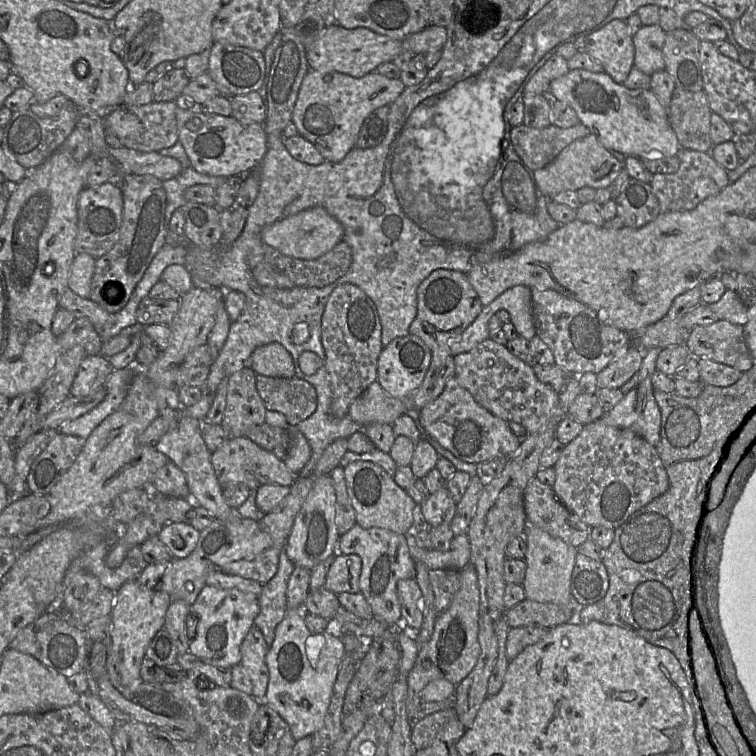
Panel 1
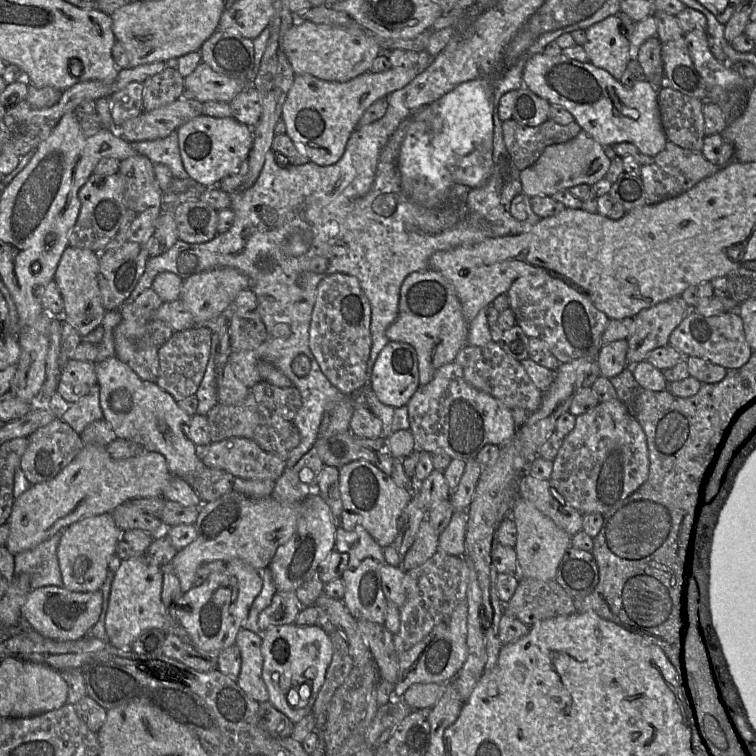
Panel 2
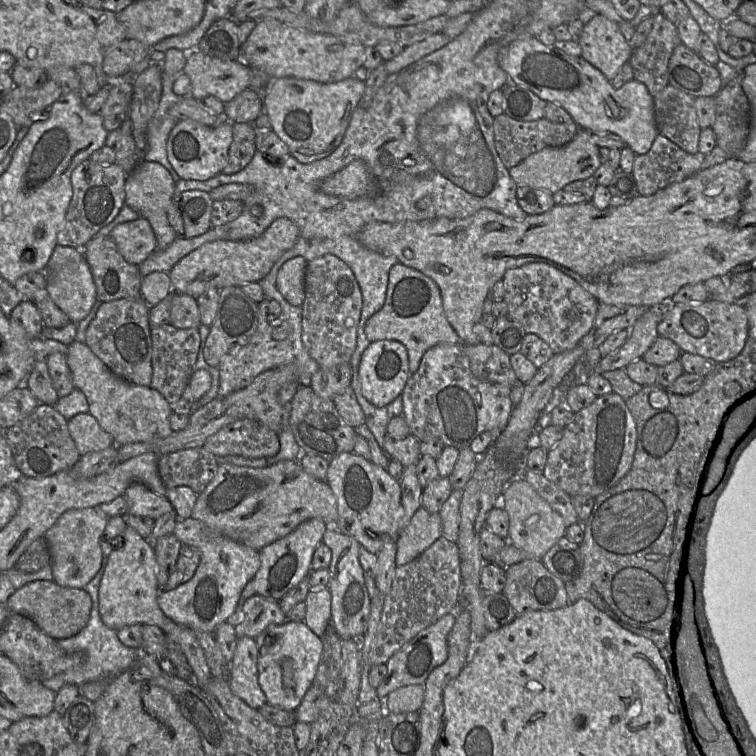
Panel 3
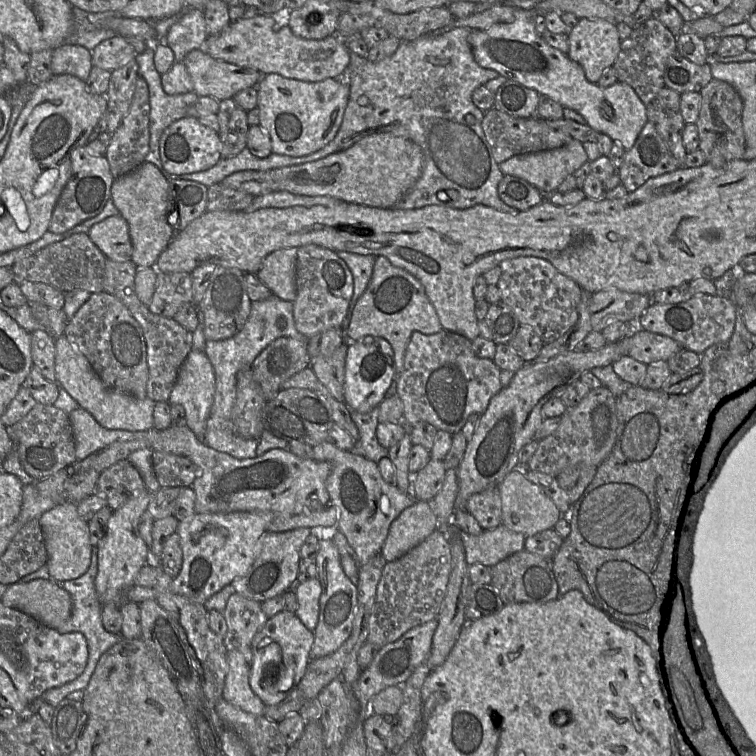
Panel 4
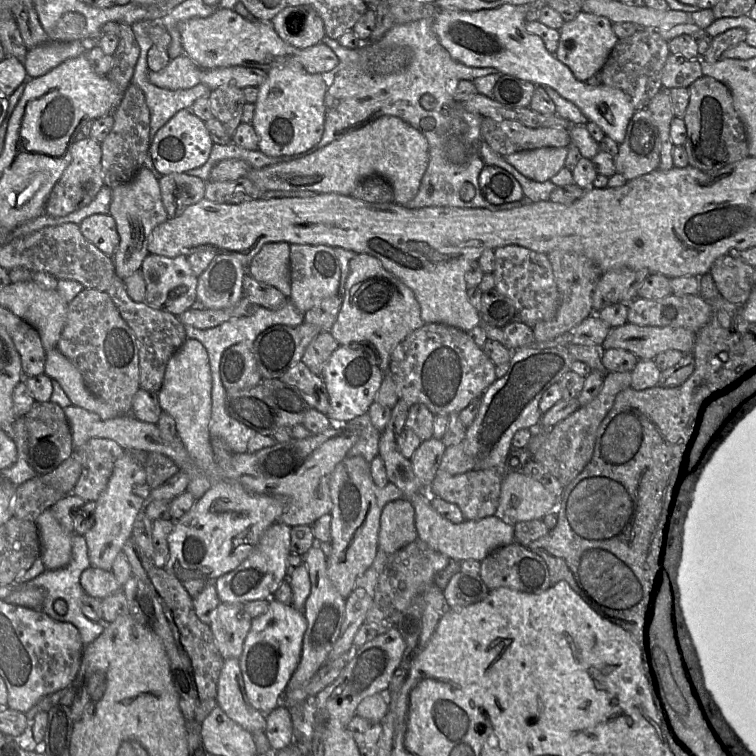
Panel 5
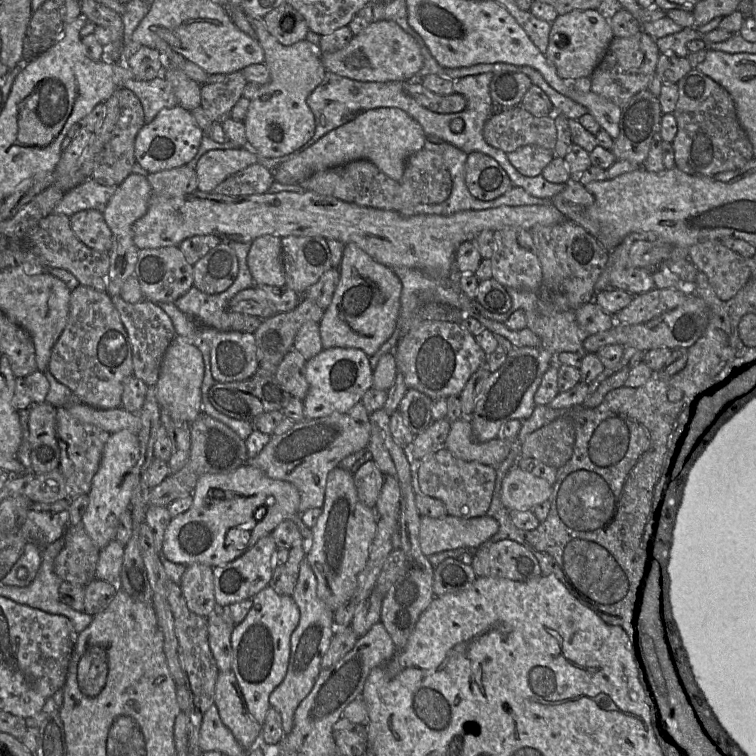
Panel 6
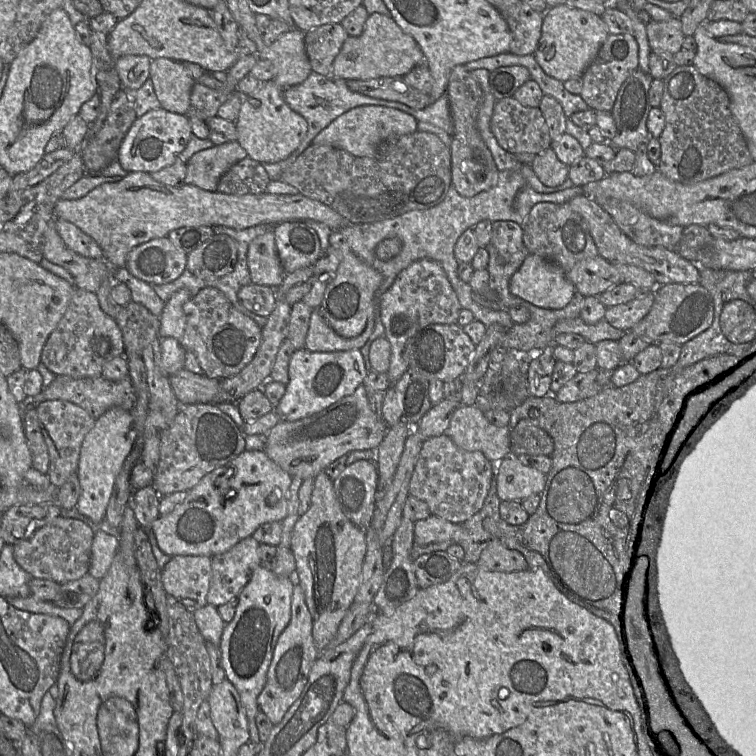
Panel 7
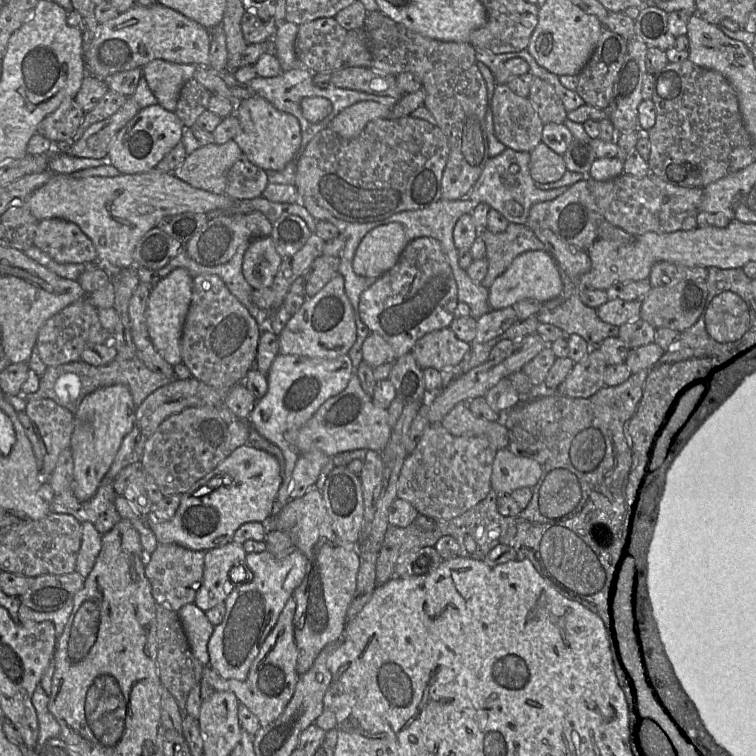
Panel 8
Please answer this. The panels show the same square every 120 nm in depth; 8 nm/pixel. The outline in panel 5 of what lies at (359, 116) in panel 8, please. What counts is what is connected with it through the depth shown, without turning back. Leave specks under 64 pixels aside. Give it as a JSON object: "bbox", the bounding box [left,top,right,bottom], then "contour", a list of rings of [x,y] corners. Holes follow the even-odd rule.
{"bbox":[246,115,429,205],"contour":[[[387,115],[360,129],[342,135],[305,157],[276,163],[260,169],[251,169],[246,177],[265,192],[270,190],[310,190],[318,193],[334,192],[352,196],[365,178],[371,175],[380,175],[391,183],[394,191],[394,202],[405,205],[417,195],[428,163],[429,143],[427,138],[403,119]]]}

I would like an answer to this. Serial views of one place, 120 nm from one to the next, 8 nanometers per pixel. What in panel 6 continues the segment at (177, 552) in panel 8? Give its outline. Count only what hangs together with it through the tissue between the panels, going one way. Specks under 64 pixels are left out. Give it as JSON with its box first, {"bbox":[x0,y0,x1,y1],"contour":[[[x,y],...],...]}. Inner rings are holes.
{"bbox":[179,563,218,618],"contour":[[[201,563],[186,566],[179,586],[187,607],[198,616],[208,618],[218,608],[215,601],[211,566]]]}

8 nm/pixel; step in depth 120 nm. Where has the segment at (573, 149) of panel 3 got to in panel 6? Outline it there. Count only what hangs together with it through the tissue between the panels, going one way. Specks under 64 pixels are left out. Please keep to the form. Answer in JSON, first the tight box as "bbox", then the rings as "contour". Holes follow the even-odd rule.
{"bbox":[507,146,555,177],"contour":[[[524,146],[507,154],[512,166],[527,177],[541,175],[543,169],[555,157],[553,150],[539,146]]]}

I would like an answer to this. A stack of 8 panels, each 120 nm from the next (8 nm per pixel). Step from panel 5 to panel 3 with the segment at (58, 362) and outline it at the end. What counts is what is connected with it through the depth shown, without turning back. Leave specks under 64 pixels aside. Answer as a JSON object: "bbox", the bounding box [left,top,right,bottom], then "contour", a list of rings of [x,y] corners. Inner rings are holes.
{"bbox":[66,339,171,445],"contour":[[[75,339],[66,353],[75,389],[82,391],[89,404],[89,413],[115,439],[117,445],[152,442],[170,436],[171,404],[157,390],[140,386],[117,377],[83,342]]]}

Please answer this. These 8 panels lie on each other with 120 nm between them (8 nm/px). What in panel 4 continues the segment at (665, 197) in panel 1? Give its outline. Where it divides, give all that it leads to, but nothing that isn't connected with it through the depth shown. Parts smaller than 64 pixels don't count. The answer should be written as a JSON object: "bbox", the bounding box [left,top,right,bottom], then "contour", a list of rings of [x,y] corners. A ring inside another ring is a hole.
{"bbox":[616,121,681,192],"contour":[[[648,121],[634,145],[626,150],[616,172],[628,192],[633,192],[650,178],[673,172],[681,166],[654,125]]]}

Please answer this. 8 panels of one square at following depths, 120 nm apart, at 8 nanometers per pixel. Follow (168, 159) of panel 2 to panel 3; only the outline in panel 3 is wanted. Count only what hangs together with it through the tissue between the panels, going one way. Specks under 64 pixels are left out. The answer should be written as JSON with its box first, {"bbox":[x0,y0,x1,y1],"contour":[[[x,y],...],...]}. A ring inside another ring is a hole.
{"bbox":[144,71,191,183],"contour":[[[163,71],[163,89],[159,106],[154,116],[150,120],[147,129],[148,150],[144,160],[158,162],[163,165],[174,178],[175,183],[181,178],[176,173],[167,158],[167,140],[171,130],[178,123],[178,120],[171,115],[172,107],[183,100],[191,97],[175,94],[173,91],[174,75],[168,75]]]}

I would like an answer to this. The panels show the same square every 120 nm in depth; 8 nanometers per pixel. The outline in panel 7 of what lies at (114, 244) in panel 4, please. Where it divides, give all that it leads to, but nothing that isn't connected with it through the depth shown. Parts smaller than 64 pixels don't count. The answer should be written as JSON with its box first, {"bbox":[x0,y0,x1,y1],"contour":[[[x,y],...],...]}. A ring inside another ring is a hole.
{"bbox":[55,219,103,259],"contour":[[[56,219],[55,226],[59,236],[70,250],[87,258],[103,259],[103,251],[97,242],[75,224]]]}

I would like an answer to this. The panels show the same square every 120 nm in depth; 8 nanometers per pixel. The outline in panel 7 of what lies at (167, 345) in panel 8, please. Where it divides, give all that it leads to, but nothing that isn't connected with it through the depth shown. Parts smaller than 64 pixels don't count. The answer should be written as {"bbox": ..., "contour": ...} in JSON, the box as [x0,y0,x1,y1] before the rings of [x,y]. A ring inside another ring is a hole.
{"bbox":[158,289,192,341],"contour":[[[180,289],[165,302],[162,313],[158,317],[158,335],[160,338],[173,337],[178,341],[182,339],[186,326],[183,305],[191,297],[192,295],[188,290]]]}

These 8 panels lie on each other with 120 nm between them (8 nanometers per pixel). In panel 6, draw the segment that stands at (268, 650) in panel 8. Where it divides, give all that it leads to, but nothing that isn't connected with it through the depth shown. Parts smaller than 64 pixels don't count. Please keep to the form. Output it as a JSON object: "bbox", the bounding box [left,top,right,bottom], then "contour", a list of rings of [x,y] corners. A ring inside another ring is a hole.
{"bbox":[269,559,336,734],"contour":[[[306,559],[300,565],[292,597],[299,608],[300,620],[290,637],[290,657],[286,675],[269,696],[270,706],[281,715],[284,734],[291,732],[295,710],[313,688],[321,670],[321,661],[336,629],[334,612],[317,595],[317,578]]]}

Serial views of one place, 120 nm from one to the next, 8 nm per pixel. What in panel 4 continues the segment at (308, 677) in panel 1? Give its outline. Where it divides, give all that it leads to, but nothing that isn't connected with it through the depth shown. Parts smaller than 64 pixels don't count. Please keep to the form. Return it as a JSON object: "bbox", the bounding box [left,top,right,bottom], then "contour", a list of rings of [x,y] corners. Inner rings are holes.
{"bbox":[249,611,314,706],"contour":[[[282,611],[269,617],[252,639],[252,665],[249,677],[250,687],[265,706],[276,705],[295,689],[303,678],[310,662],[309,652],[314,642],[313,632],[305,627],[296,614]]]}

